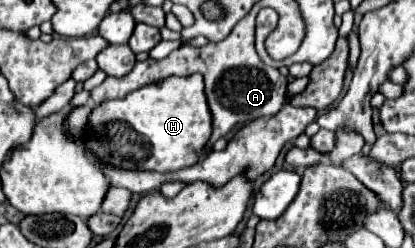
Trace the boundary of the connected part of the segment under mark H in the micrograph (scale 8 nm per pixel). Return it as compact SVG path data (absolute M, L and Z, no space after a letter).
M202 74L192 76L172 76L168 80L144 86L136 92L130 92L126 98L108 100L96 106L90 114L88 128L94 128L94 136L90 138L90 150L102 158L102 162L112 164L116 168L128 170L154 170L154 172L174 172L196 164L200 156L206 152L206 144L212 136L212 114L204 94L204 80Z

